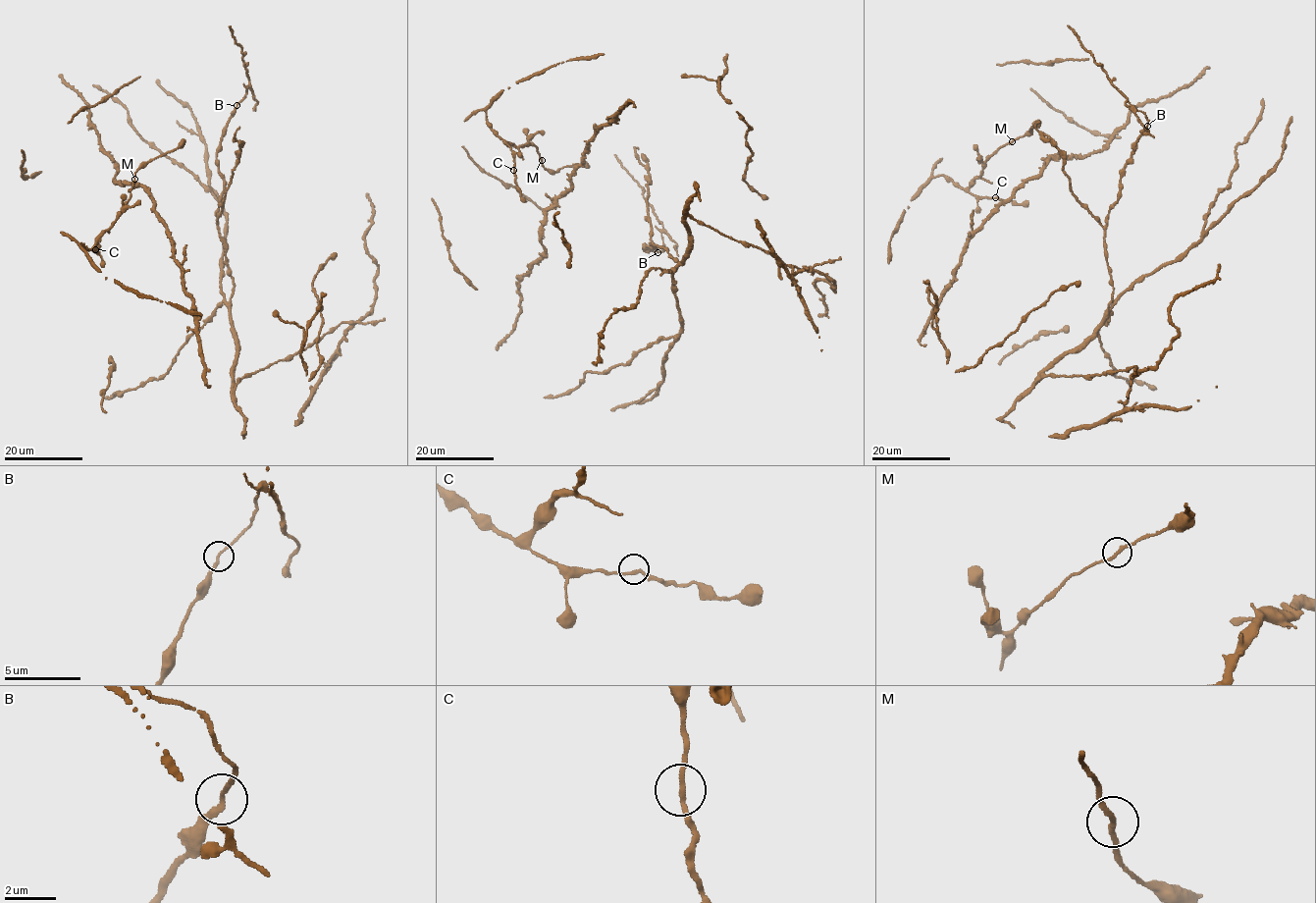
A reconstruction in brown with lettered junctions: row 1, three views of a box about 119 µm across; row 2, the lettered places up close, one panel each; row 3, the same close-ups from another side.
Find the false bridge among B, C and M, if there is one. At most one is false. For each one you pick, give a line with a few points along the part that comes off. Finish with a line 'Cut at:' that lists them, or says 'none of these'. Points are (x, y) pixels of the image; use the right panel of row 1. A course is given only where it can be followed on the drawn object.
B: Course of the part to remove: (1147, 126), (1146, 115), (1127, 105), (1127, 98), (1068, 26)
Cut at: B

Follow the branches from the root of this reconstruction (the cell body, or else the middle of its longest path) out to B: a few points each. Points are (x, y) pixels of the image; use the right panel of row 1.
B: (1214, 201), (1196, 242), (1141, 277), (1107, 311), (1113, 289), (1106, 218), (1133, 143), (1147, 126)

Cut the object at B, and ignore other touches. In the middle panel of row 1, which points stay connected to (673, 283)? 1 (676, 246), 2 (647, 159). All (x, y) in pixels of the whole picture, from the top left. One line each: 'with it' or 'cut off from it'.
1: cut off from it
2: with it

